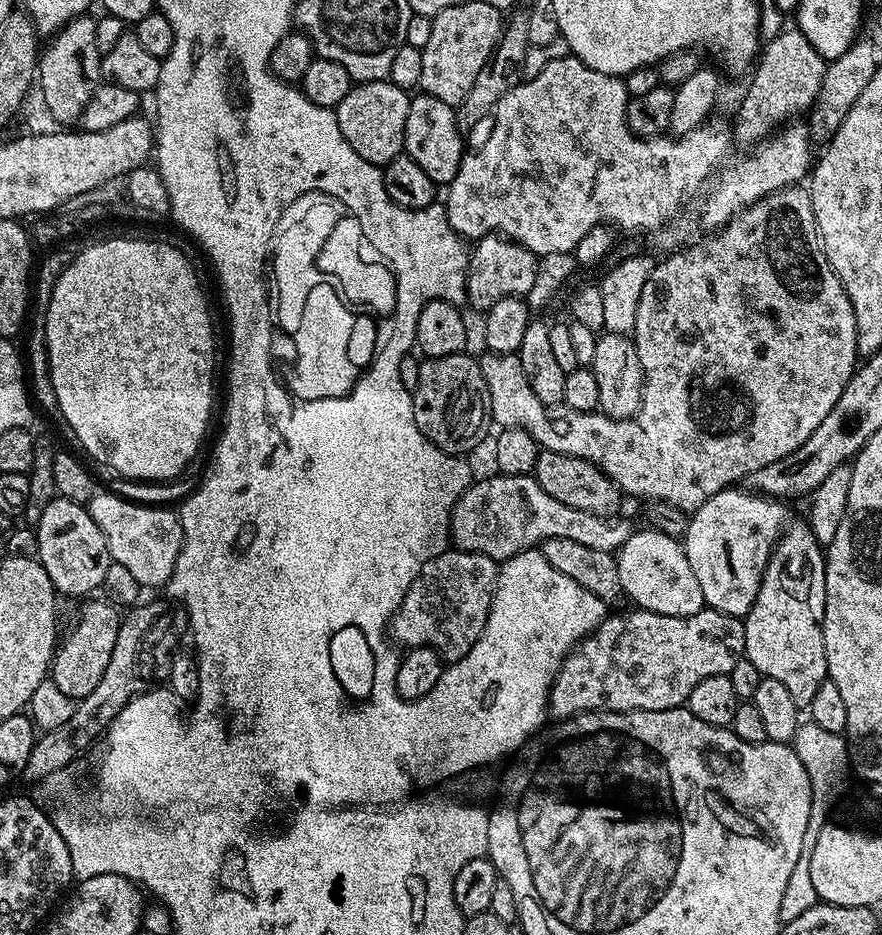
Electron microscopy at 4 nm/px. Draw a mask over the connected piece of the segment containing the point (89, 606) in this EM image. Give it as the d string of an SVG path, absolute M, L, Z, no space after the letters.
M88 598L81 603L84 605L81 606L80 613L76 616L76 625L65 636L63 633L50 665L50 679L73 702L86 698L86 694L90 694L90 690L94 690L94 686L98 686L102 674L106 674L106 665L110 662L110 654L114 654L114 642L118 642L118 630L122 616L121 613L116 613L119 612L117 605L104 598L96 599Z

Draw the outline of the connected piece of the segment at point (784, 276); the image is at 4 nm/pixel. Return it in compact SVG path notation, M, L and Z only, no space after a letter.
M793 186L771 192L736 213L723 228L684 247L665 255L668 257L661 264L659 261L653 267L646 286L642 286L642 298L638 298L634 343L638 360L644 371L644 394L640 409L628 420L612 420L610 417L601 415L599 411L579 412L563 406L543 404L538 394L530 390L530 382L526 382L526 374L522 370L522 362L517 353L488 352L484 356L481 355L479 361L484 379L486 408L490 413L491 423L493 420L500 428L526 430L526 434L530 434L530 438L534 438L541 449L586 458L586 462L601 468L625 497L637 496L640 500L663 502L682 513L691 514L708 500L717 499L725 488L739 485L739 480L740 483L747 481L748 477L753 476L758 470L770 466L770 462L778 462L778 458L786 458L786 454L794 454L794 450L798 450L798 446L802 446L802 442L806 442L806 438L810 438L810 434L814 434L814 430L822 426L822 418L826 418L830 410L834 410L834 402L842 398L842 390L846 390L846 382L850 382L853 372L858 367L856 350L858 330L854 322L854 306L850 306L850 298L838 274L834 274L820 245L820 235L816 232L812 194L807 187Z

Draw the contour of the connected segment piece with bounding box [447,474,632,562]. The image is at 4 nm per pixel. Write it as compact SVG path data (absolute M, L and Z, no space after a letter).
M491 474L485 480L477 479L468 485L468 489L458 498L448 522L448 535L451 543L462 552L477 552L497 562L510 559L522 551L535 549L537 545L552 537L562 537L578 542L582 546L590 547L594 551L615 553L628 541L632 533L632 526L622 519L622 516L604 517L590 515L588 511L576 510L566 506L558 498L553 498L538 486L535 475L505 476Z

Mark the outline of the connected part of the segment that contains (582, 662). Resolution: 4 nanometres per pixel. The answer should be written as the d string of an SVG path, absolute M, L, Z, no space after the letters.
M703 607L698 614L689 616L667 616L666 614L654 614L643 610L631 610L624 617L609 614L604 621L597 626L589 636L584 637L575 648L569 652L562 662L558 674L554 678L552 688L548 692L547 711L556 715L557 721L568 720L571 716L581 716L584 712L628 712L638 710L670 710L687 705L690 698L690 690L702 682L702 678L714 678L715 676L727 676L734 670L734 666L744 656L744 622L741 617L722 614L710 607Z

